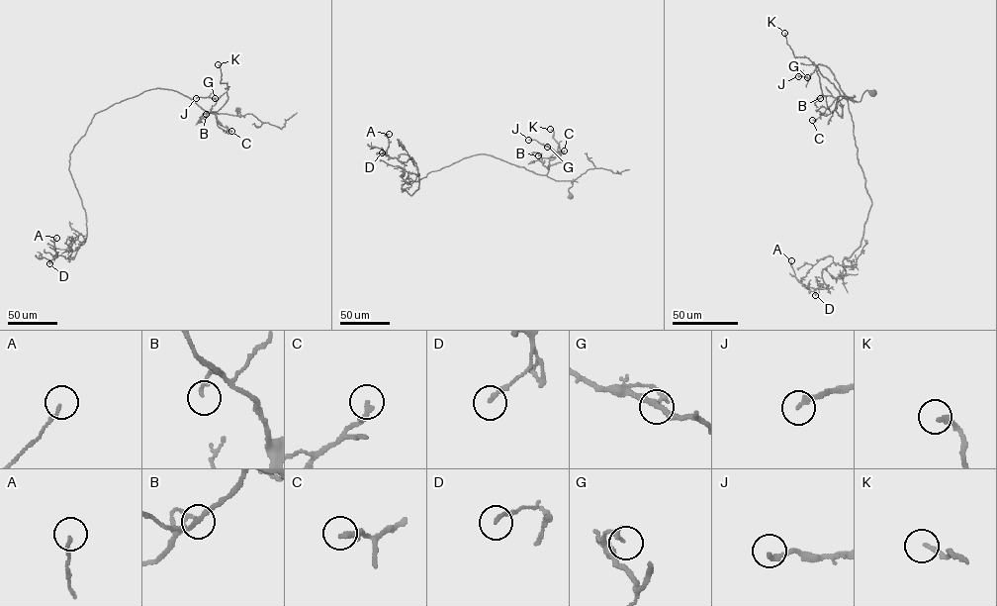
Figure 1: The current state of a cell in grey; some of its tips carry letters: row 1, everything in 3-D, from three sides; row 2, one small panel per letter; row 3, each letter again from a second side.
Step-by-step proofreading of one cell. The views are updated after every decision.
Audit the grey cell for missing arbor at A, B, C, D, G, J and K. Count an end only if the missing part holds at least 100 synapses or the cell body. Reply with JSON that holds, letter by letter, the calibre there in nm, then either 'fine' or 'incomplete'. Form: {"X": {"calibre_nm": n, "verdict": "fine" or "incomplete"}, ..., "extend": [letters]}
{"A": {"calibre_nm": 130, "verdict": "fine"}, "B": {"calibre_nm": 130, "verdict": "fine"}, "C": {"calibre_nm": 240, "verdict": "fine"}, "D": {"calibre_nm": 150, "verdict": "fine"}, "G": {"calibre_nm": 150, "verdict": "fine"}, "J": {"calibre_nm": 200, "verdict": "fine"}, "K": {"calibre_nm": 200, "verdict": "fine"}, "extend": []}

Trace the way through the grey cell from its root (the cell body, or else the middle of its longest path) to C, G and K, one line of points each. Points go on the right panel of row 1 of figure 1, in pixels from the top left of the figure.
C: (873, 93), (866, 90), (859, 101), (846, 95), (838, 96), (825, 112), (812, 120)
G: (873, 93), (866, 90), (859, 101), (846, 95), (823, 95), (817, 70), (808, 79), (807, 77)
K: (873, 93), (866, 90), (859, 101), (846, 95), (823, 95), (815, 65), (807, 57), (794, 56), (784, 33)

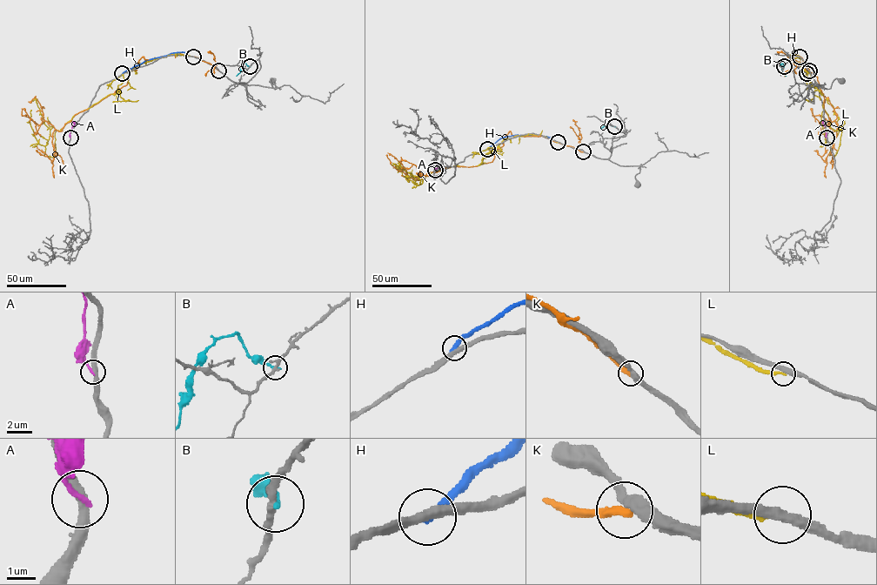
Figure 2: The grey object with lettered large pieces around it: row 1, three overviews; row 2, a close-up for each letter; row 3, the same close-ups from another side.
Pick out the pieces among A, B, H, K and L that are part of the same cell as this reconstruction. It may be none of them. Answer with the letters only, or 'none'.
none

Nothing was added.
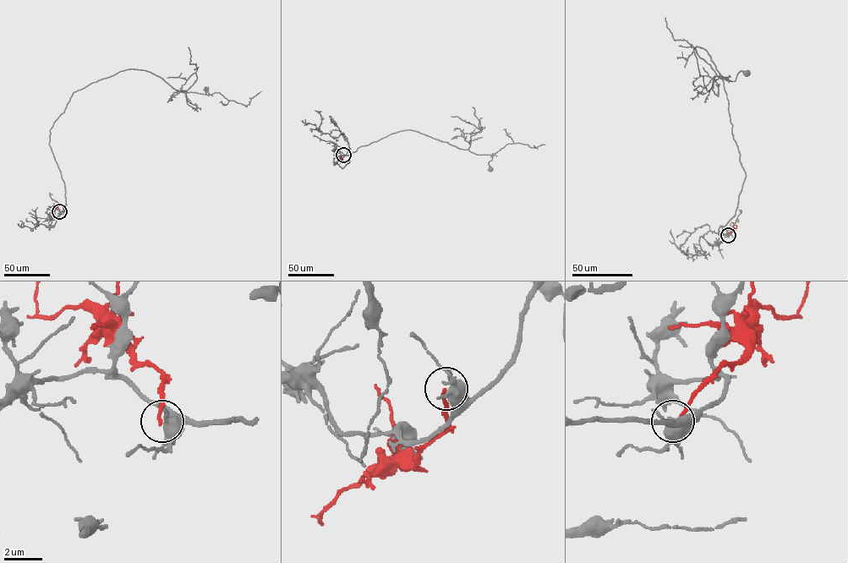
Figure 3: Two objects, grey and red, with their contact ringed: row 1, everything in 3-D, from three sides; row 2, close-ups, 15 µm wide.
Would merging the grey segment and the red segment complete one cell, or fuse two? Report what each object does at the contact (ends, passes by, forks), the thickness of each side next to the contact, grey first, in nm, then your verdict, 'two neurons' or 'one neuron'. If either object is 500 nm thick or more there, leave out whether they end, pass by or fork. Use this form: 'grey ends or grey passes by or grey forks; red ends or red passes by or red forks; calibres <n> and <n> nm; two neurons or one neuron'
grey passes by; red ends; calibres 480 and 150 nm; two neurons

